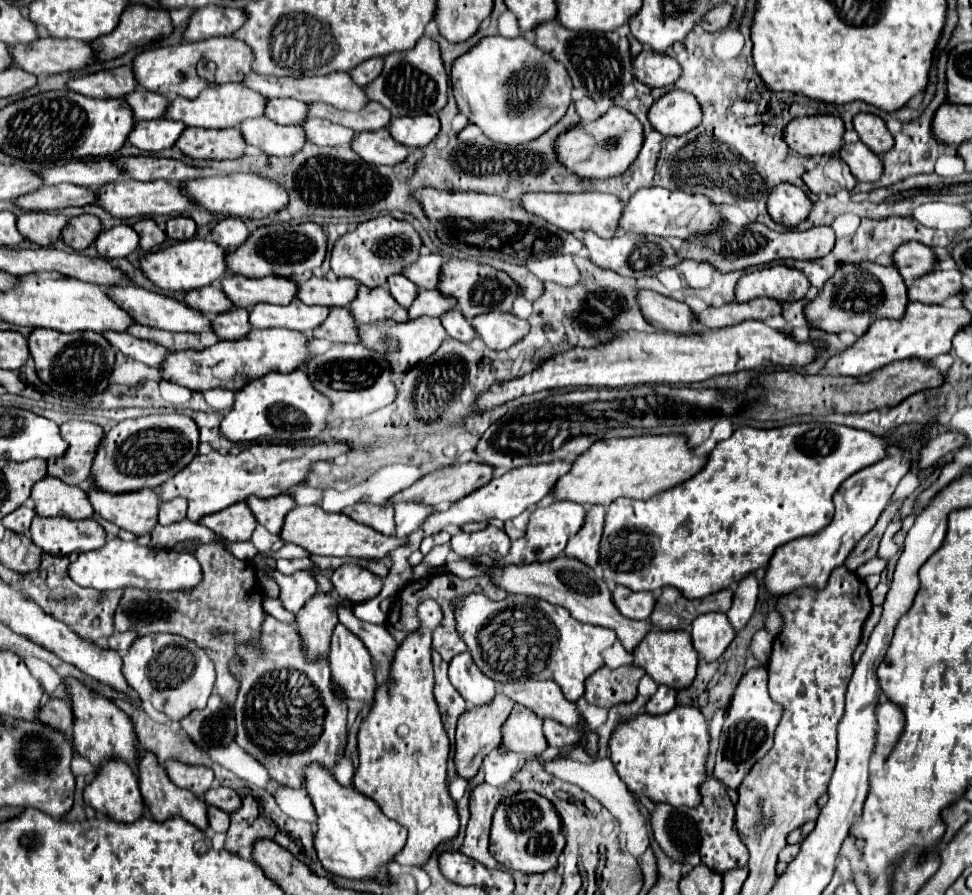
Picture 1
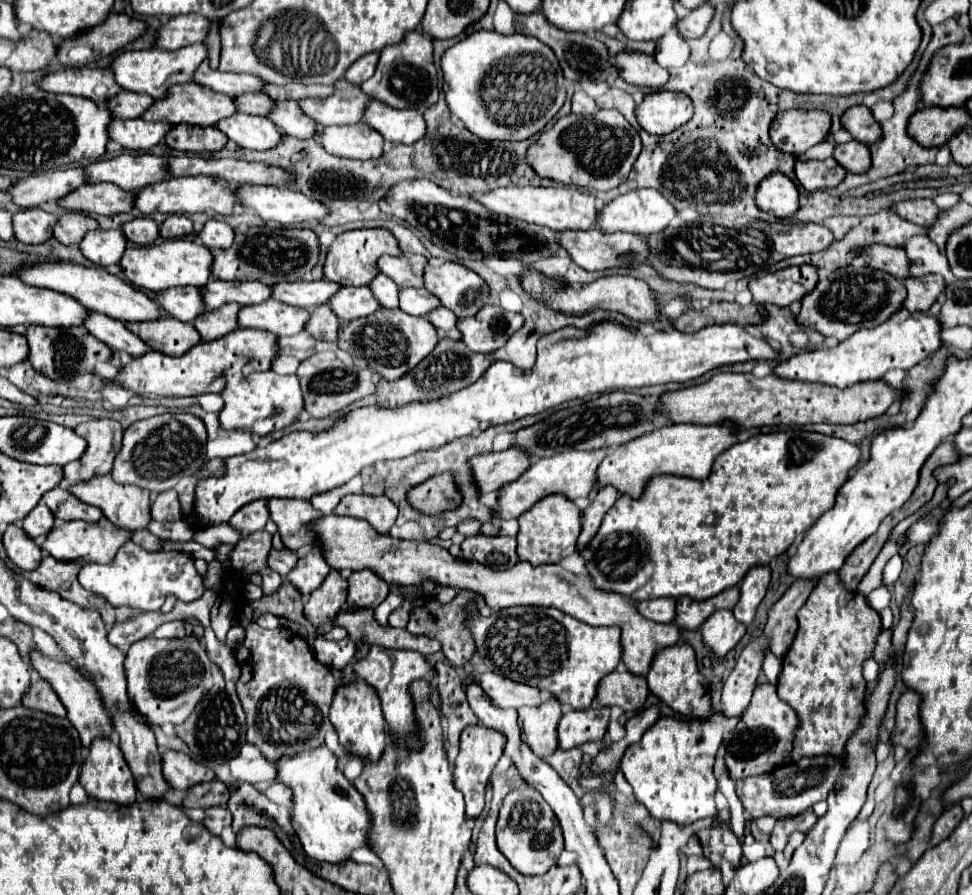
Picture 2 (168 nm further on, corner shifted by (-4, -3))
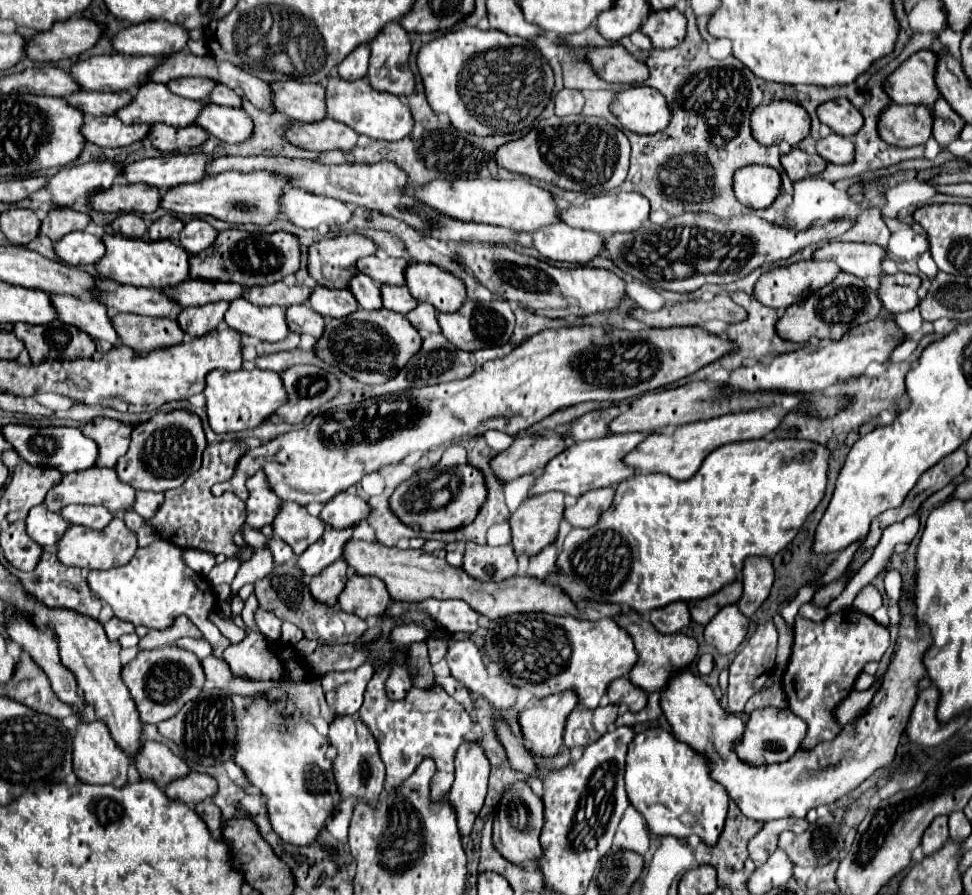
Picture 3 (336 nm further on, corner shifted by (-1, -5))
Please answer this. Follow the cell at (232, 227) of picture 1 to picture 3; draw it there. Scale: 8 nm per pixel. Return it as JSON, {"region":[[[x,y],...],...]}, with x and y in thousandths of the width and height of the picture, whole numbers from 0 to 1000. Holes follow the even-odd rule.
{"region":[[[198,245],[189,251],[189,256],[185,258],[185,276],[191,278],[193,283],[206,283],[208,278],[212,278],[214,274],[218,274],[218,269],[222,267],[222,256],[218,256],[212,247],[208,245]]]}

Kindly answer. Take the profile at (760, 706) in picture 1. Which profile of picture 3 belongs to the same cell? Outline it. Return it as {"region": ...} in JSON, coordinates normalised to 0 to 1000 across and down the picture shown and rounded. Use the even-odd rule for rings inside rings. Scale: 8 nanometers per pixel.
{"region":[[[796,790],[778,792],[772,797],[765,823],[757,835],[757,841],[763,850],[770,850],[774,855],[805,853],[811,850],[823,837],[827,821],[829,821],[827,806],[823,806],[823,801],[819,801],[813,792],[796,792]]]}

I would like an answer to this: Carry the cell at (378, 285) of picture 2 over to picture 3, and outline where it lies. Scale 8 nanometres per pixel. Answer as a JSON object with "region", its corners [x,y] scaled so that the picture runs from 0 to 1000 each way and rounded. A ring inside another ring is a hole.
{"region":[[[366,305],[360,316],[358,316],[358,323],[362,325],[364,334],[368,336],[368,341],[377,347],[383,347],[383,345],[391,345],[393,343],[393,336],[391,336],[391,325],[389,325],[389,318],[372,307],[372,305]]]}

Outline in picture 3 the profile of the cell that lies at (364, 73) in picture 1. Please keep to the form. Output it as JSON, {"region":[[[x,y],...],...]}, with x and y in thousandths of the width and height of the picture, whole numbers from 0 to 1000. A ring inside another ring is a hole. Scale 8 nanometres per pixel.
{"region":[[[368,50],[348,75],[350,84],[340,84],[335,93],[335,131],[350,135],[362,142],[366,149],[374,149],[381,155],[395,155],[395,158],[409,158],[416,155],[424,146],[424,128],[416,111],[383,99],[379,86],[379,66],[381,53]],[[354,86],[354,88],[352,88]],[[372,86],[372,88],[370,88]],[[358,88],[358,91],[356,91]]]}

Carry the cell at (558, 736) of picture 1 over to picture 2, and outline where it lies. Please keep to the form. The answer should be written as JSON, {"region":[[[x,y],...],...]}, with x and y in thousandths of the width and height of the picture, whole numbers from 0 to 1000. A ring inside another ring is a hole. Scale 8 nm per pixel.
{"region":[[[602,792],[583,794],[573,812],[573,826],[577,837],[590,837],[604,828],[618,828],[627,810],[627,792]]]}

